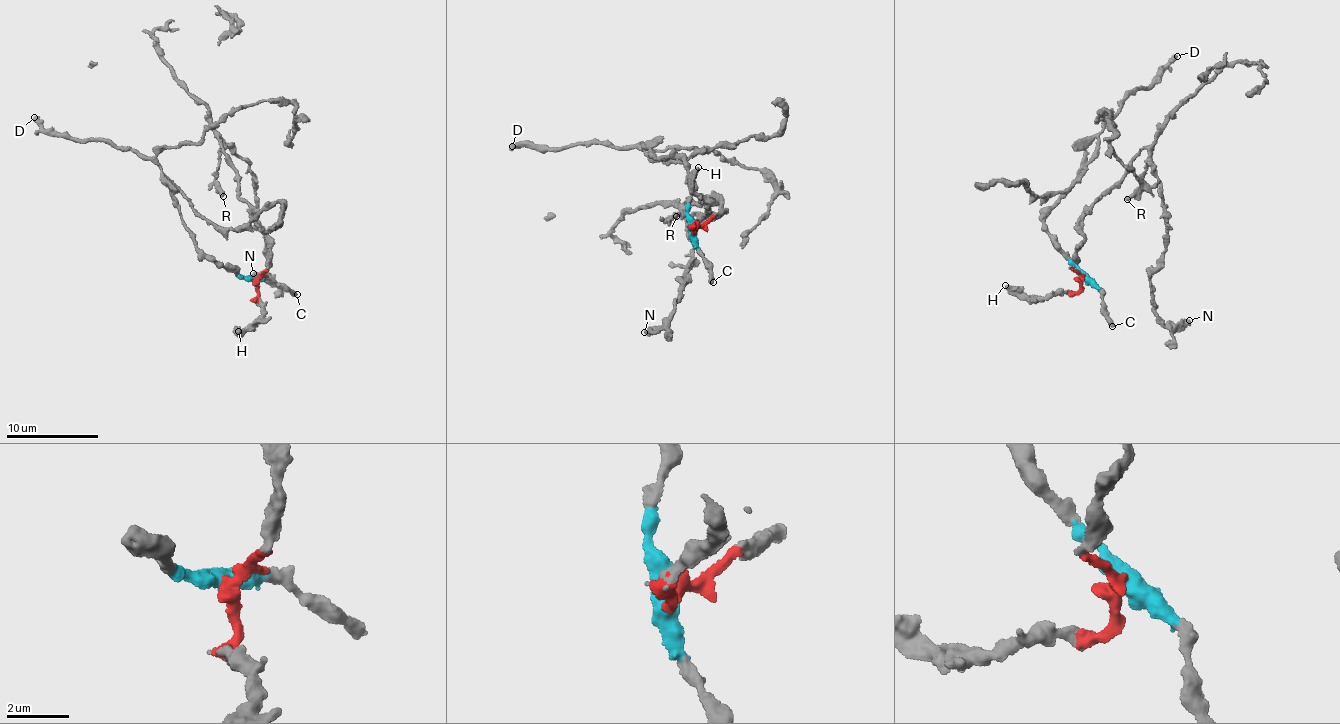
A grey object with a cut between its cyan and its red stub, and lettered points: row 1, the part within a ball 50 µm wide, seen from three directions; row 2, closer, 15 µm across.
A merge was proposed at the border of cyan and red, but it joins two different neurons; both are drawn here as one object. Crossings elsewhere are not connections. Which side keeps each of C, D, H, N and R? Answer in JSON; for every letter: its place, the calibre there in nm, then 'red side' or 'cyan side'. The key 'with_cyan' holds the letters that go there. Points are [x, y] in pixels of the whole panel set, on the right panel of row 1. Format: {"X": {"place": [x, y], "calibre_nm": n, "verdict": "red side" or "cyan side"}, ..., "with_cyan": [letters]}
{"C": {"place": [1112, 326], "calibre_nm": 420, "verdict": "cyan side"}, "D": {"place": [1177, 56], "calibre_nm": 440, "verdict": "cyan side"}, "H": {"place": [1005, 285], "calibre_nm": 440, "verdict": "red side"}, "N": {"place": [1189, 320], "calibre_nm": 500, "verdict": "red side"}, "R": {"place": [1127, 199], "calibre_nm": 360, "verdict": "red side"}, "with_cyan": ["C", "D"]}

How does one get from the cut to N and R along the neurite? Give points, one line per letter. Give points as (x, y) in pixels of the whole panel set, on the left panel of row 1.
N: (254, 281), (266, 268), (269, 246), (240, 195), (220, 137), (248, 162), (254, 181), (271, 278), (252, 272)
R: (254, 281), (266, 268), (269, 251), (265, 236), (243, 202), (234, 170), (218, 138), (217, 174), (223, 196)

